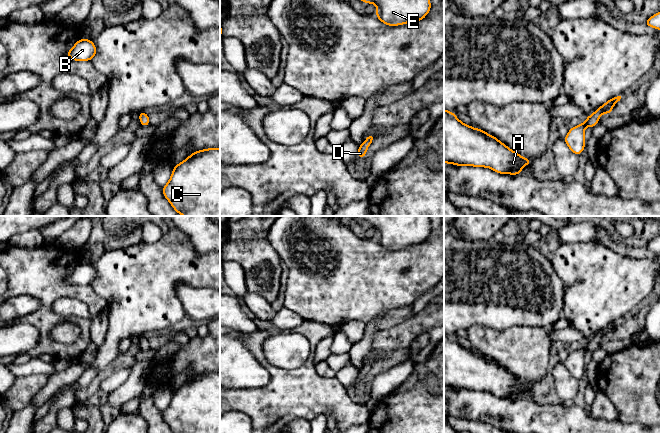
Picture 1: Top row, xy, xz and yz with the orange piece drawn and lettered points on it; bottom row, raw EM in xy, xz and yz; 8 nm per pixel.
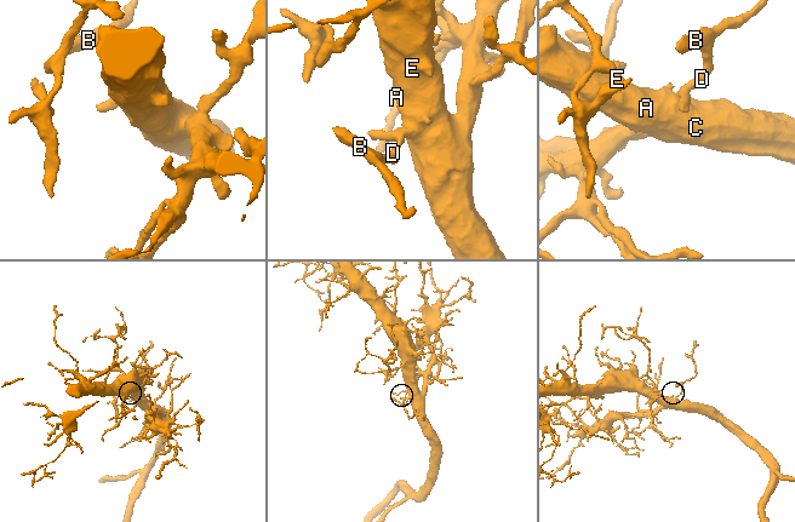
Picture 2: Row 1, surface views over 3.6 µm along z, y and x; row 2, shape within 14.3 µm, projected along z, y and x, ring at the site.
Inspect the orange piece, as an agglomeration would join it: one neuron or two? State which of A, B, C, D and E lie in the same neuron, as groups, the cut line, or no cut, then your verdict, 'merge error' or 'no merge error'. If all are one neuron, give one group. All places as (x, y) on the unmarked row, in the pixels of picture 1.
groups A B C D E; cut none; no merge error

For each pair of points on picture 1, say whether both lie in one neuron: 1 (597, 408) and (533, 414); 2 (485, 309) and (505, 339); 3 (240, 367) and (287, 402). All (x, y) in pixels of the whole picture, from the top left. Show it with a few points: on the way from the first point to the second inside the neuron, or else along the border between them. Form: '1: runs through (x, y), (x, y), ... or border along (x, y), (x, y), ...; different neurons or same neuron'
1: border along (589, 412), (593, 417), (612, 421); different neurons
2: border along (476, 324), (498, 330), (522, 326); different neurons
3: border along (269, 372), (269, 380), (265, 384), (241, 388); different neurons

